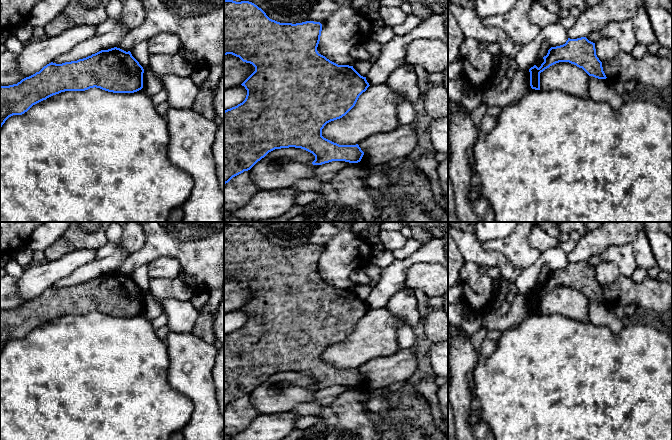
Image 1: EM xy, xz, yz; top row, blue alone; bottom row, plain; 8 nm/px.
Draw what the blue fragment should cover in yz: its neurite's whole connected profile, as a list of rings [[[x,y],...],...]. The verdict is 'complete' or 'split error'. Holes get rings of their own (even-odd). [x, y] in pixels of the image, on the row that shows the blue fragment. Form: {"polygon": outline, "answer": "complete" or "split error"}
{"polygon": [[[586,37],[570,39],[565,44],[551,47],[544,62],[538,68],[536,65],[529,69],[530,86],[532,89],[540,90],[540,73],[550,66],[559,62],[569,62],[582,68],[589,76],[598,79],[606,79],[602,62],[596,55],[595,43]]], "answer": "complete"}

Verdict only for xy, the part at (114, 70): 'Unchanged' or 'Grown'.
Unchanged

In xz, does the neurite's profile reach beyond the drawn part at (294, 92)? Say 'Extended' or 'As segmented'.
As segmented

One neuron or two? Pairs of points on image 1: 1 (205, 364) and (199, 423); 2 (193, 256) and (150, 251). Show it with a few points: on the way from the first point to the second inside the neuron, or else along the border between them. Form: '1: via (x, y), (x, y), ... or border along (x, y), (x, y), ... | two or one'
1: via (202, 379), (202, 408) | one
2: via (182, 249), (161, 249) | one

